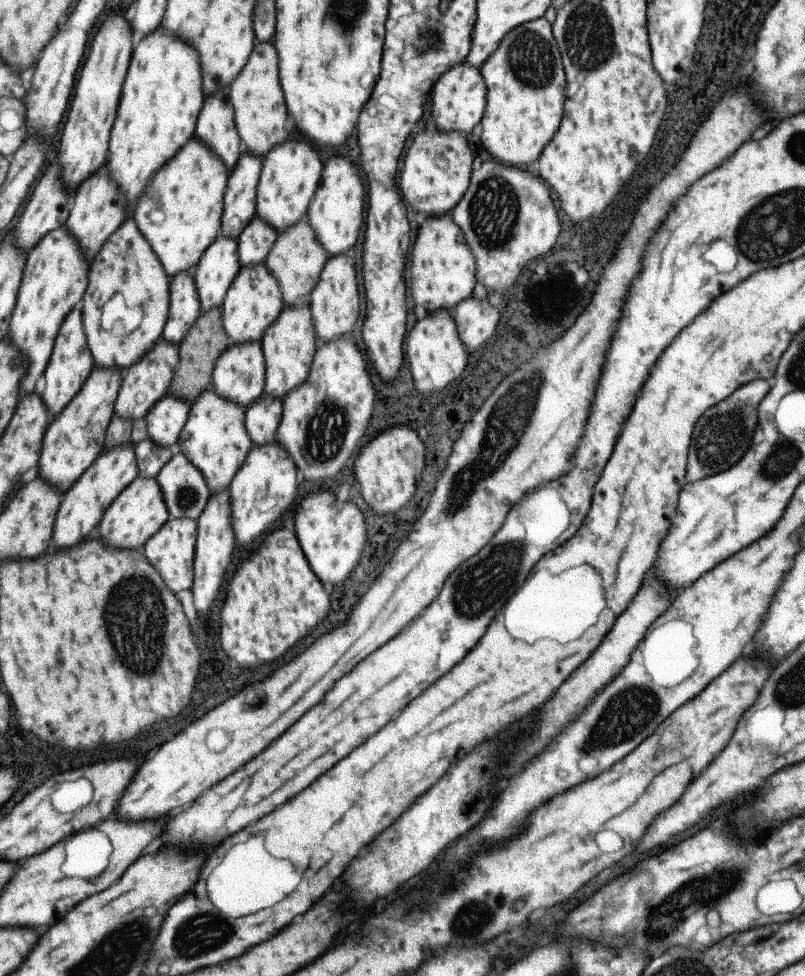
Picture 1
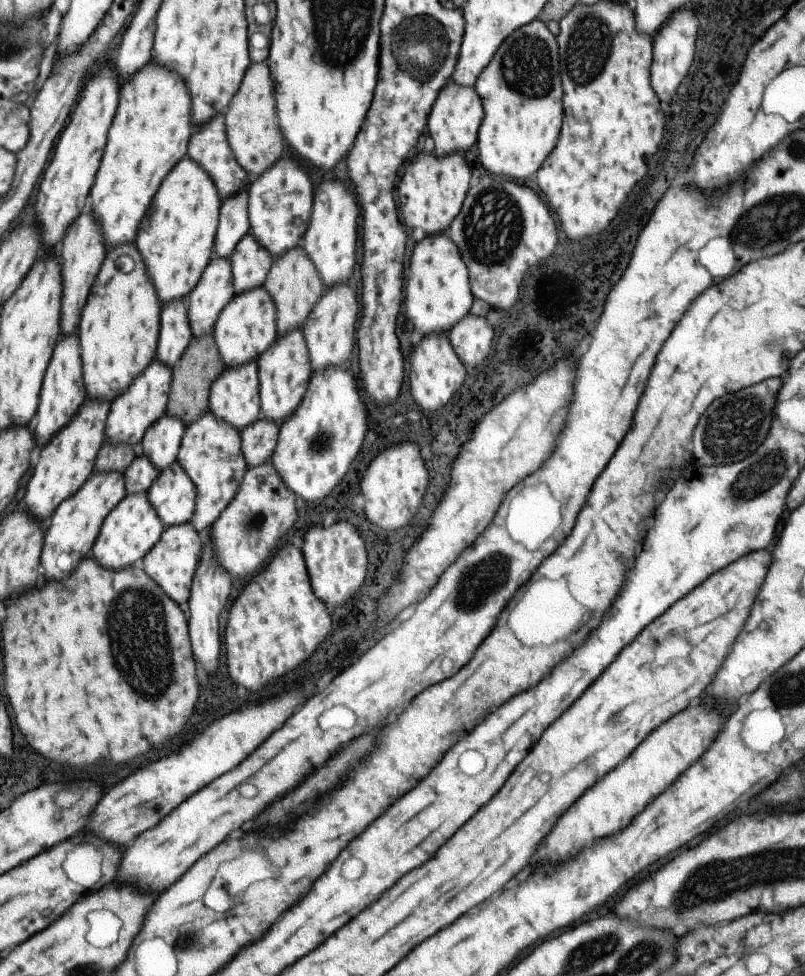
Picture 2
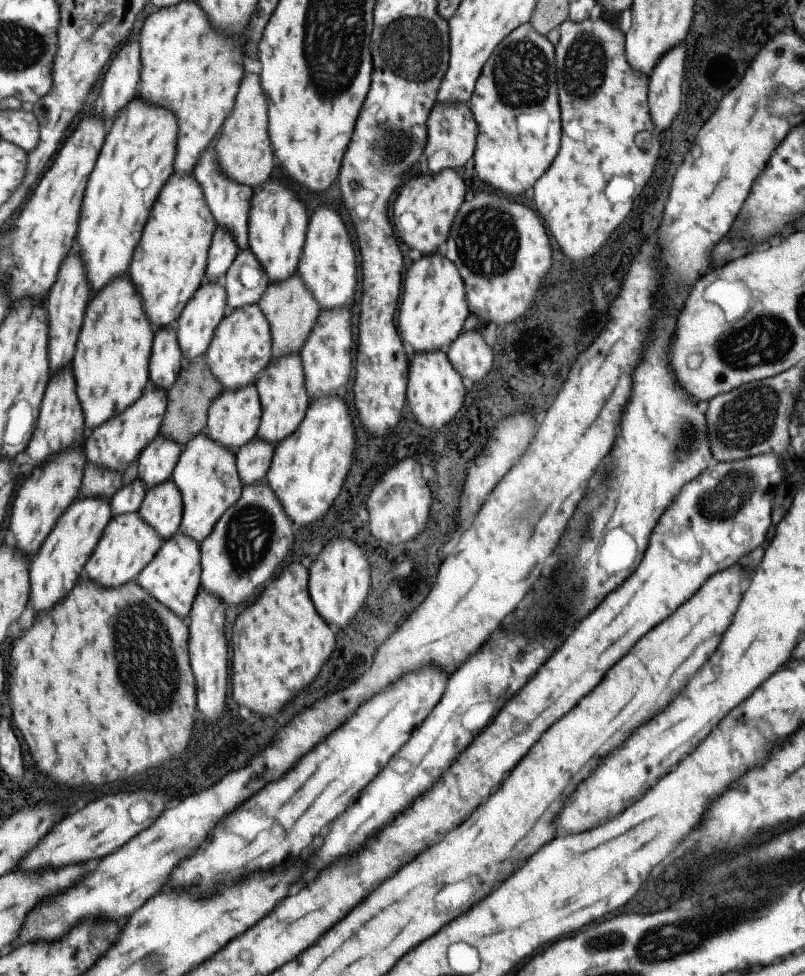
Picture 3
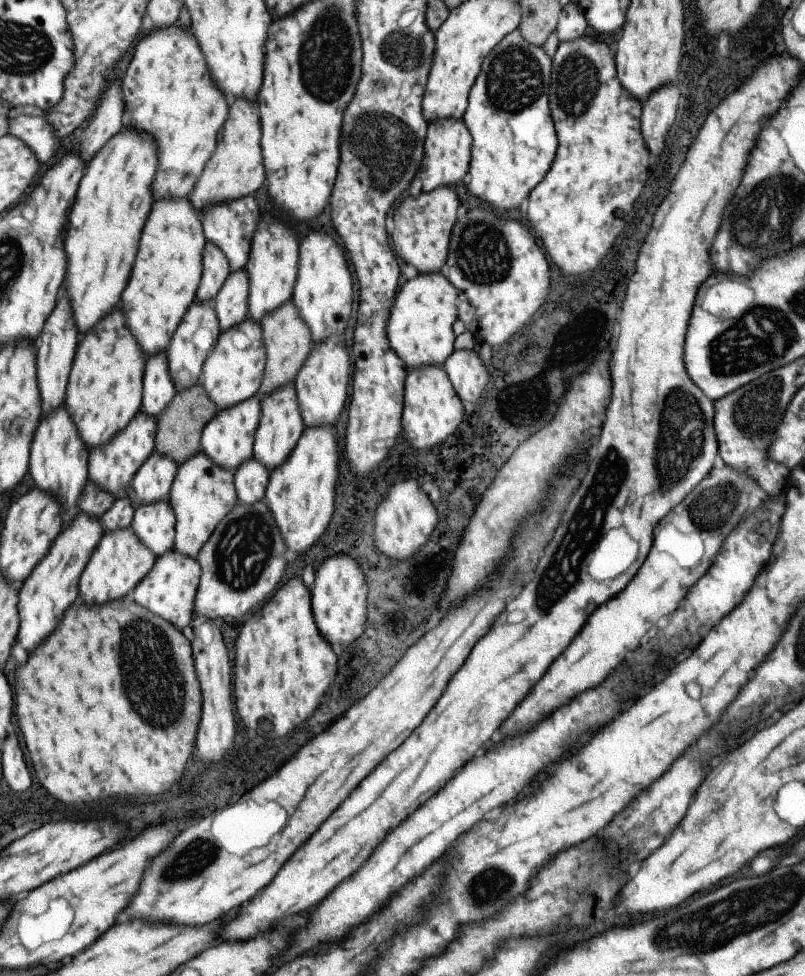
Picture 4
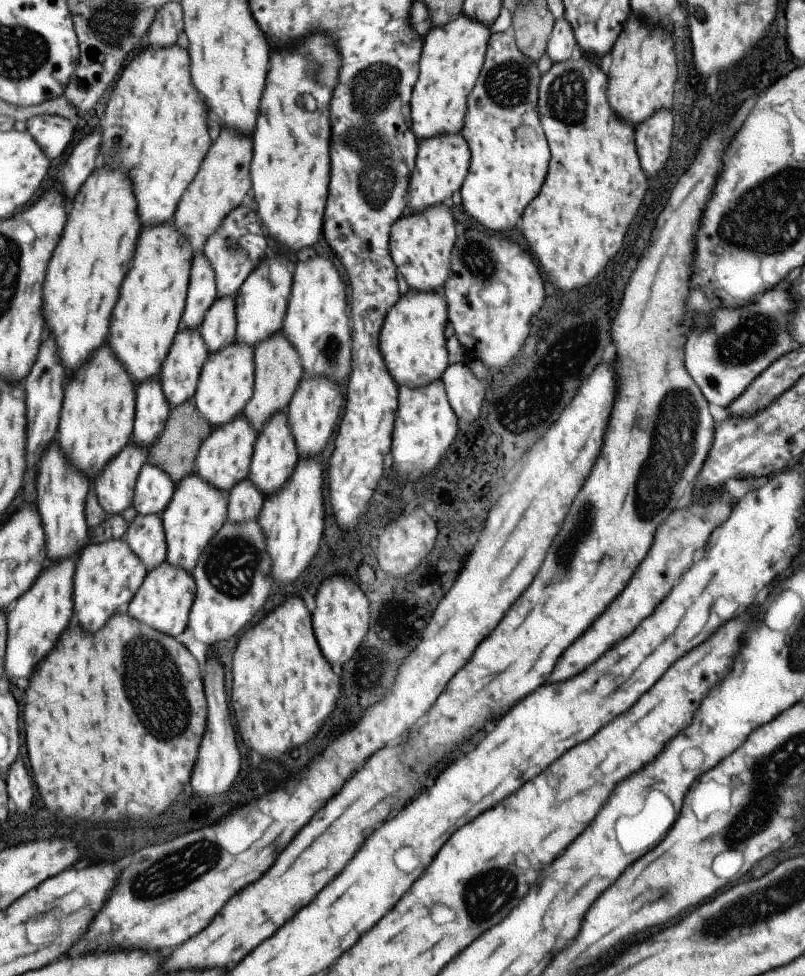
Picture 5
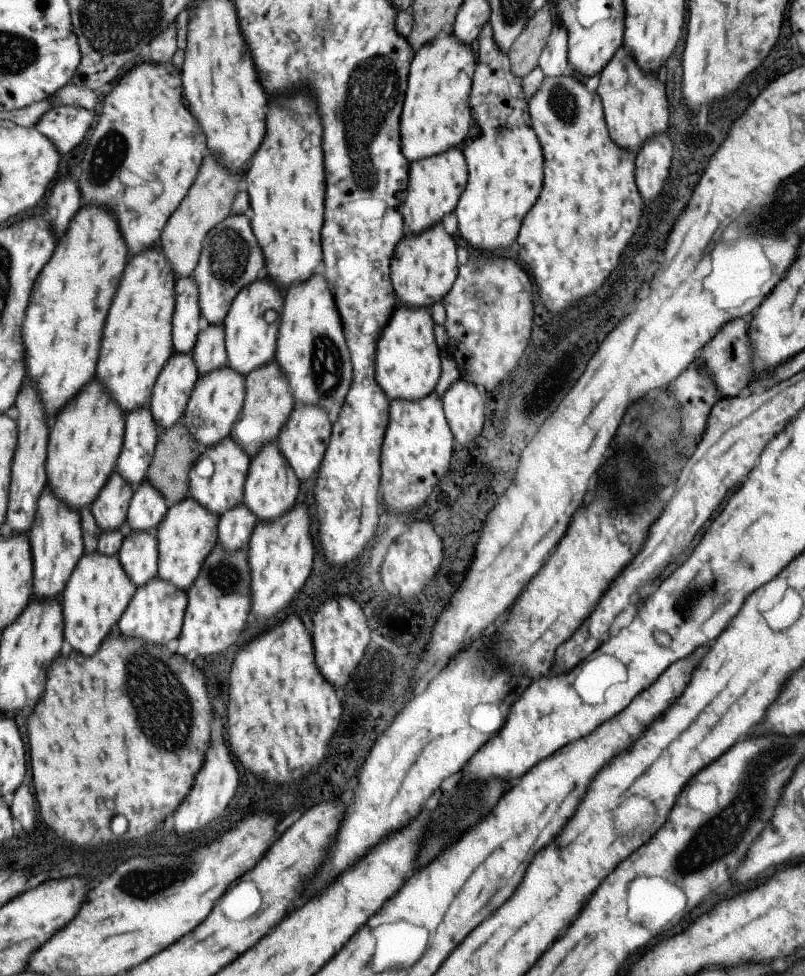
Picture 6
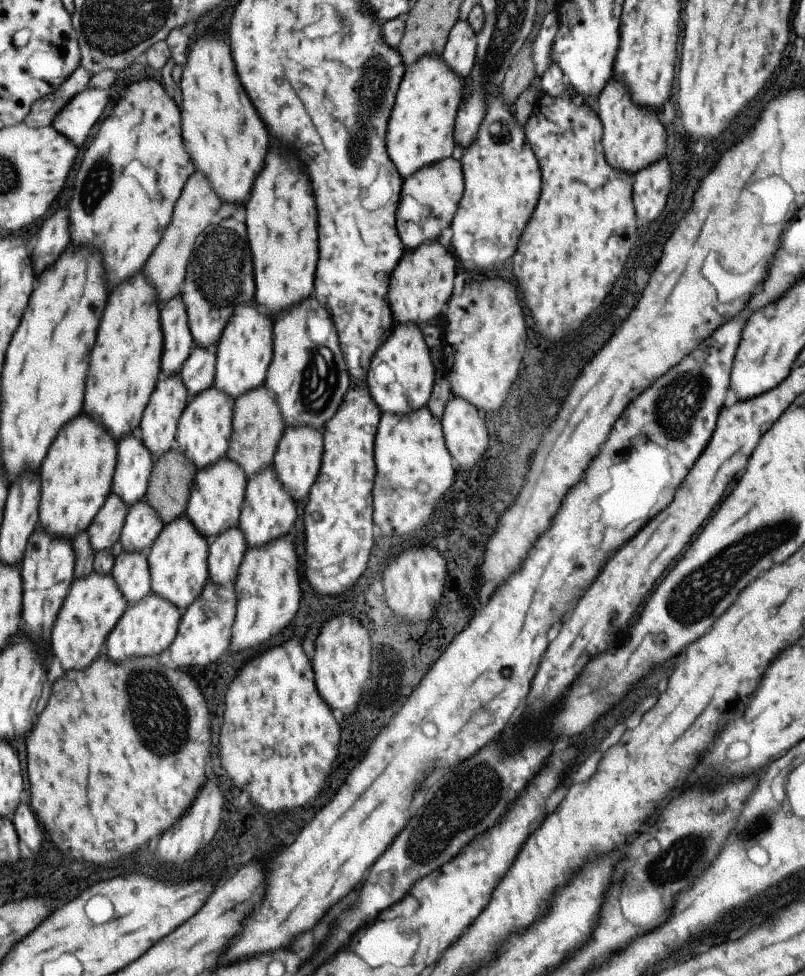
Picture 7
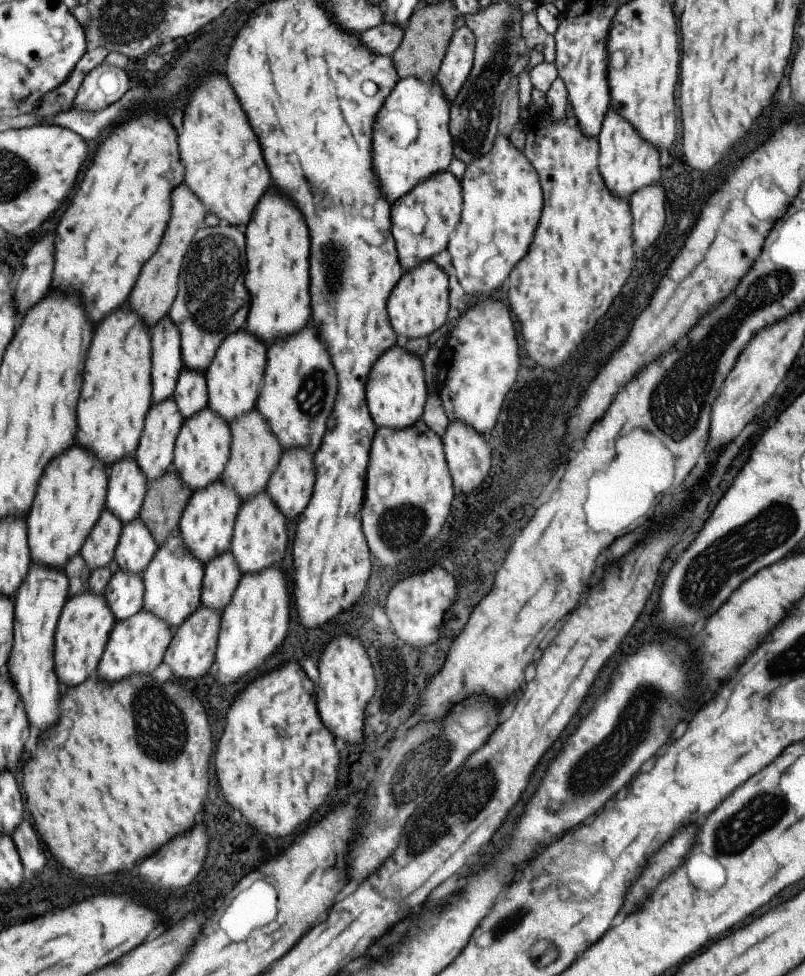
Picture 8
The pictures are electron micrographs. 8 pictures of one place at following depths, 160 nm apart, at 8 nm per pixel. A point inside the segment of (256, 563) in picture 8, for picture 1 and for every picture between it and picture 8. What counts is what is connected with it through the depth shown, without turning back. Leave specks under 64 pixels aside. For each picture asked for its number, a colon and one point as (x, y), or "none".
1: (288, 344)
2: (283, 369)
3: (282, 396)
4: (280, 425)
5: (273, 458)
6: (270, 488)
7: (268, 511)

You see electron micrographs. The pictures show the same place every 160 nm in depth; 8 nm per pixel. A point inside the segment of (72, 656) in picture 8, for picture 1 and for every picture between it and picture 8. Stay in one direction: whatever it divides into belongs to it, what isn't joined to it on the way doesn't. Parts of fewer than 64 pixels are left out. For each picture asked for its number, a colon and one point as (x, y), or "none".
1: (137, 512)
2: (131, 527)
3: (127, 543)
4: (119, 560)
5: (106, 576)
6: (97, 591)
7: (93, 604)

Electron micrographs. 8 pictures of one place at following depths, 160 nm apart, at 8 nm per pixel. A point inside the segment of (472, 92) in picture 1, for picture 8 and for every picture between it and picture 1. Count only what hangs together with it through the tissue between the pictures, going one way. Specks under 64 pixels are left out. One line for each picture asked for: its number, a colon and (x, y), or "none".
2: (452, 123)
3: (450, 129)
4: (446, 148)
5: (441, 163)
6: (435, 183)
7: (428, 200)
8: (422, 220)

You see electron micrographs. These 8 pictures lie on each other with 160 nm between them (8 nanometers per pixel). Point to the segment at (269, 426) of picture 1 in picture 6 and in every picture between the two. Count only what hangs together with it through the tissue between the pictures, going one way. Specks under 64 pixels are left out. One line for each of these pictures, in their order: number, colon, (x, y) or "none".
2: (257, 441)
3: (252, 460)
4: (250, 478)
5: (244, 501)
6: (235, 524)

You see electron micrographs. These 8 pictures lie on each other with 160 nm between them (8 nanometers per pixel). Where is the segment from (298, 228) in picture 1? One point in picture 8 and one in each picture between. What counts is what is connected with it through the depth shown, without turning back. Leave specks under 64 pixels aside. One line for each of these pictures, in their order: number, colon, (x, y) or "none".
2: (292, 281)
3: (290, 309)
4: (286, 338)
5: (276, 370)
6: (267, 403)
7: (257, 424)
8: (254, 450)

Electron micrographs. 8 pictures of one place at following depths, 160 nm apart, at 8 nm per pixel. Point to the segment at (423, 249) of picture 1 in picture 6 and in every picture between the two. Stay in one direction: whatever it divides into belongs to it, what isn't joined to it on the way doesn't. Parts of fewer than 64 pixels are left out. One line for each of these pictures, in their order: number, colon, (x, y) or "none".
2: (437, 294)
3: (432, 309)
4: (418, 329)
5: (411, 342)
6: (407, 362)

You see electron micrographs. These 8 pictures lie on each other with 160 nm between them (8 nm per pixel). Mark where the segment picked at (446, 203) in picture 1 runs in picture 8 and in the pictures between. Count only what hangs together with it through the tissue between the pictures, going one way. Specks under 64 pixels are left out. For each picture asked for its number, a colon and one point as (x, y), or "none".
2: (432, 188)
3: (423, 210)
4: (421, 228)
5: (420, 242)
6: (423, 266)
7: (420, 284)
8: (417, 305)

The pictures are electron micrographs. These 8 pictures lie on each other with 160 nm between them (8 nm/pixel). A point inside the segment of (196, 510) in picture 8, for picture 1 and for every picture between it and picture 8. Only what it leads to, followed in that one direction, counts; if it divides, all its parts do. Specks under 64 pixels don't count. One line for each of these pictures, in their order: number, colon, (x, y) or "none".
1: (238, 374)
2: (233, 397)
3: (232, 419)
4: (227, 438)
5: (223, 458)
6: (216, 478)
7: (216, 495)

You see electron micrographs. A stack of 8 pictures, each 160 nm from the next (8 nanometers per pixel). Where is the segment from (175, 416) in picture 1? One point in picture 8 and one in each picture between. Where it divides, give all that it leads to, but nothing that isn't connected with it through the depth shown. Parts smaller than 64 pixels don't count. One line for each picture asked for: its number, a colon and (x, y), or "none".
2: (160, 442)
3: (155, 462)
4: (151, 482)
5: (152, 490)
6: (146, 507)
7: (142, 524)
8: (135, 546)

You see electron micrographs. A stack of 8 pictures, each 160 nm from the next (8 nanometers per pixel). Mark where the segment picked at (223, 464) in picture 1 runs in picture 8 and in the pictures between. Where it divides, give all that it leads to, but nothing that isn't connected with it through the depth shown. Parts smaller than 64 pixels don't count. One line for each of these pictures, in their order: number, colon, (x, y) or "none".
2: (209, 453)
3: (205, 473)
4: (202, 492)
5: (195, 511)
6: (184, 536)
7: (177, 559)
8: (172, 579)

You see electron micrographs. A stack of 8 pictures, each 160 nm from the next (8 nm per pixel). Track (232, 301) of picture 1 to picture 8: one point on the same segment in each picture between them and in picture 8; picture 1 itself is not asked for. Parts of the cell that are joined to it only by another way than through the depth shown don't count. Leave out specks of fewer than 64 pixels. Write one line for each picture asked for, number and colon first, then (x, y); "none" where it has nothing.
2: (246, 326)
3: (239, 349)
4: (232, 371)
5: (225, 382)
6: (215, 402)
7: (203, 429)
8: (202, 446)

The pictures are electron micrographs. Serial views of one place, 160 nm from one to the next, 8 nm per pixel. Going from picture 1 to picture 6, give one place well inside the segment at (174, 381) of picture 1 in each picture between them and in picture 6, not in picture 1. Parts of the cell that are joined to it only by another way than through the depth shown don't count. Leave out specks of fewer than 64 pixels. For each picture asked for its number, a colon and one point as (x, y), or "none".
2: (200, 362)
3: (187, 399)
4: (179, 425)
5: (174, 450)
6: (175, 449)

